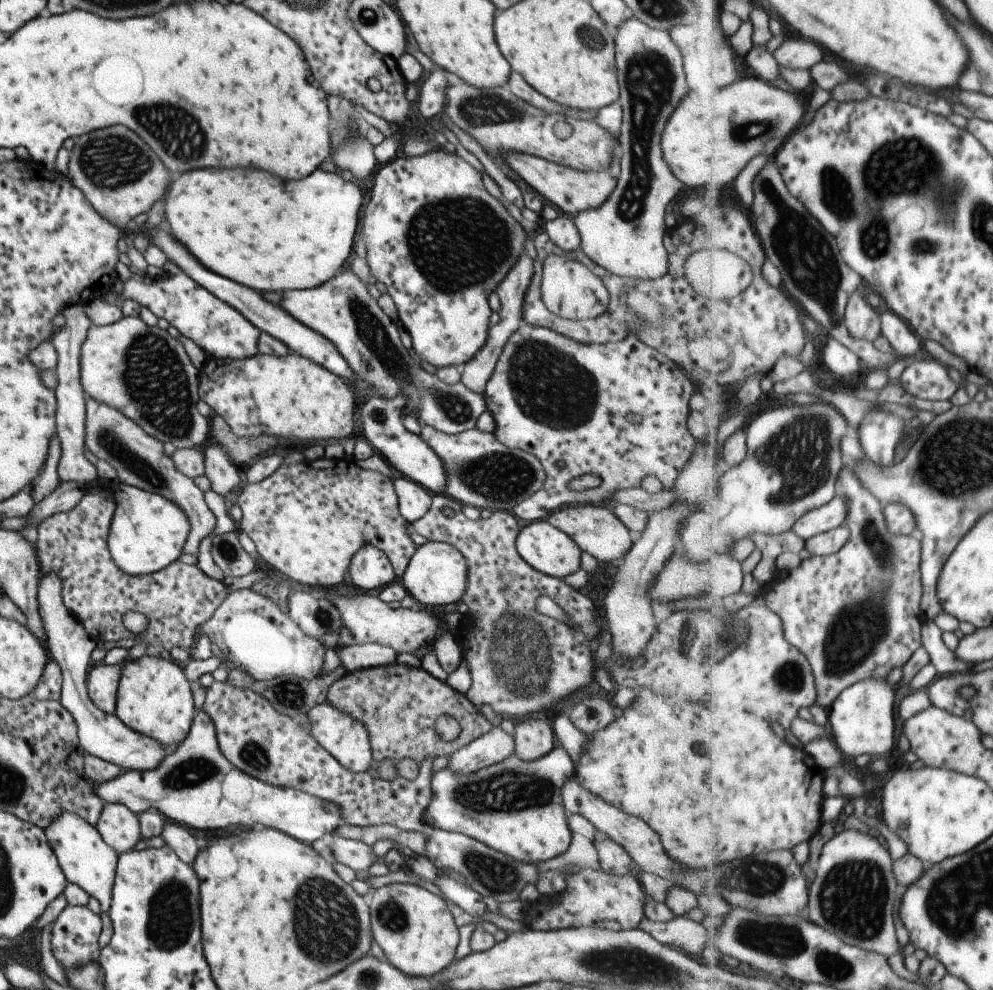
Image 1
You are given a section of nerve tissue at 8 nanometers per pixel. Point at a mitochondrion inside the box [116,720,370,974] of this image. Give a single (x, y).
(326, 926)

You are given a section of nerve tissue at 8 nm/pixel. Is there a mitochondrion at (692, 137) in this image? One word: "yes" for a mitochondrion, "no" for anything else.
no

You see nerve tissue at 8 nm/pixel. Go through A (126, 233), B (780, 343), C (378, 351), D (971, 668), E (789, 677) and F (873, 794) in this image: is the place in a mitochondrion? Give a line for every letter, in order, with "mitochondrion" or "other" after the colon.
A: other
B: other
C: mitochondrion
D: other
E: mitochondrion
F: other

